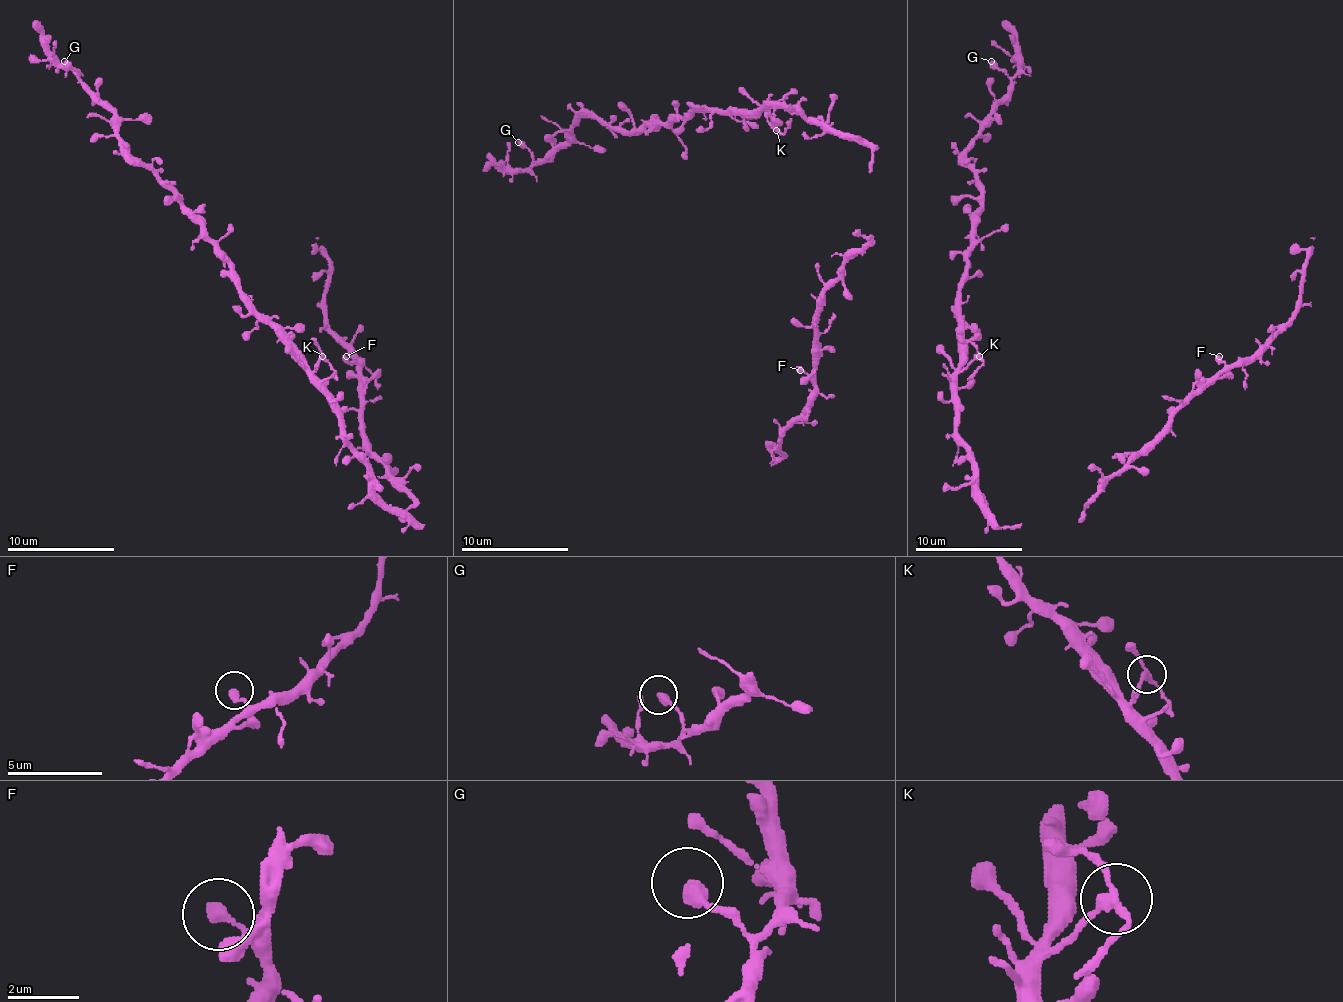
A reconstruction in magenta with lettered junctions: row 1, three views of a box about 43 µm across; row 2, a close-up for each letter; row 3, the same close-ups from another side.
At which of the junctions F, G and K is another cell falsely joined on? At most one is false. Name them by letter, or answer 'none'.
K

